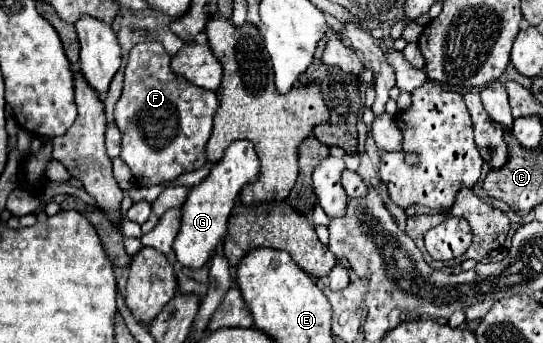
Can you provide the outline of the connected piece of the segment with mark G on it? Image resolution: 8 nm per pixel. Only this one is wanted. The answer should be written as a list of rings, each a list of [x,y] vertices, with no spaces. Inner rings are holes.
[[[246,139],[232,141],[228,145],[228,149],[224,151],[222,159],[212,163],[208,177],[190,189],[186,201],[180,207],[180,213],[182,213],[180,231],[174,239],[174,253],[176,253],[176,259],[180,261],[180,265],[198,269],[212,257],[214,249],[226,235],[226,223],[228,223],[230,211],[234,207],[236,195],[240,193],[240,189],[246,183],[252,183],[258,179],[258,167],[260,167],[260,163],[258,163],[252,143]]]

